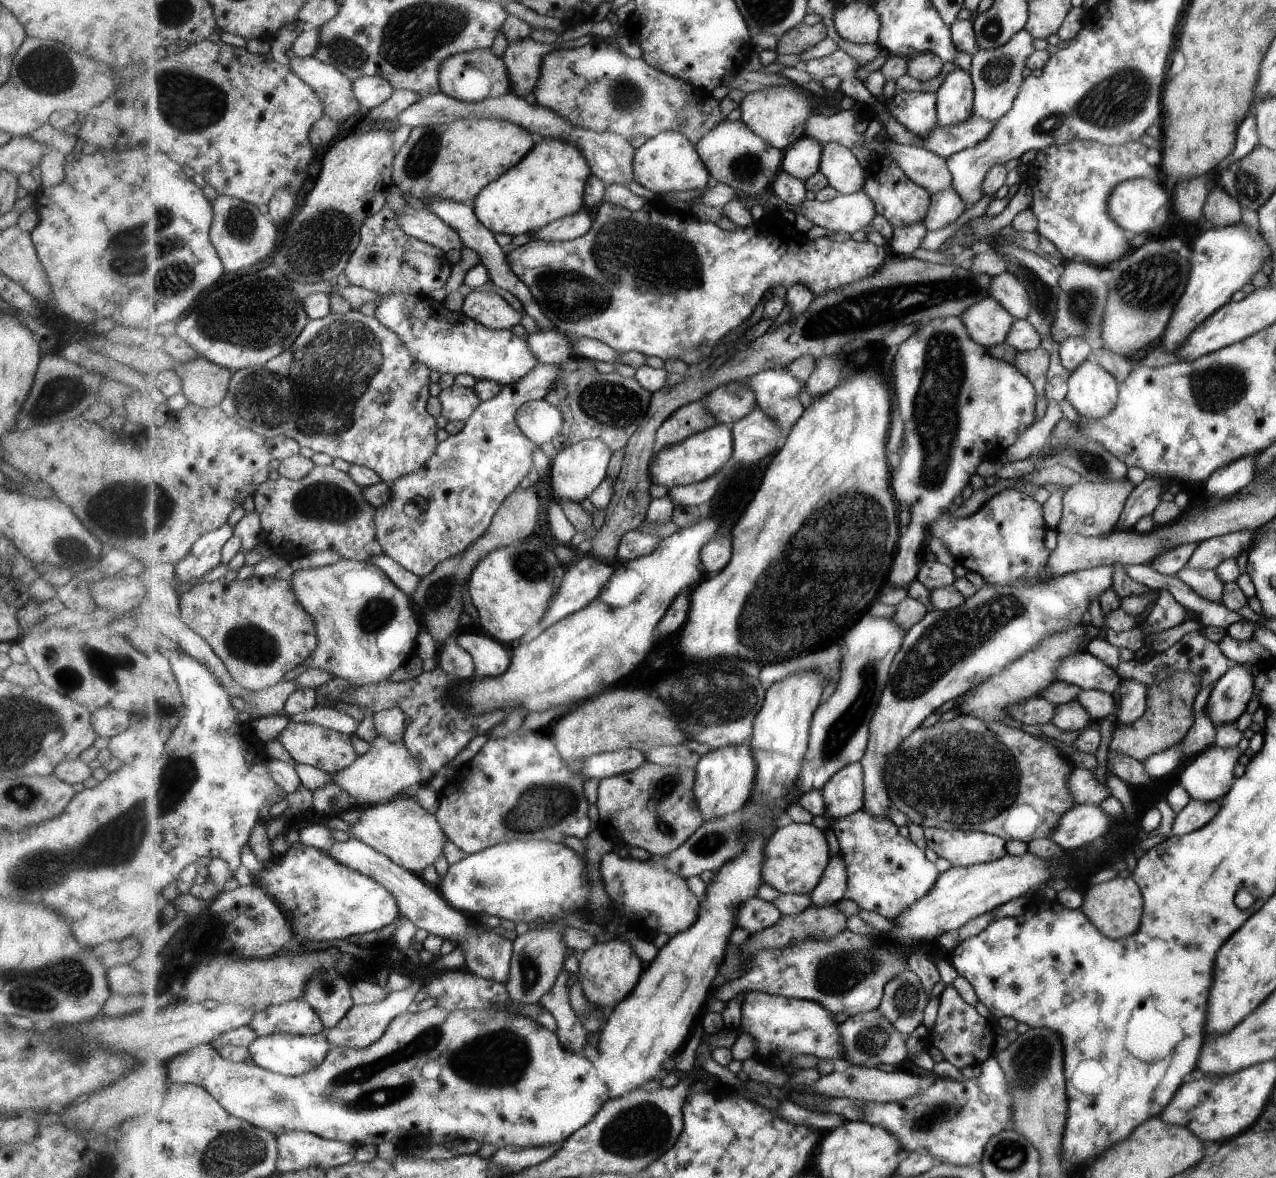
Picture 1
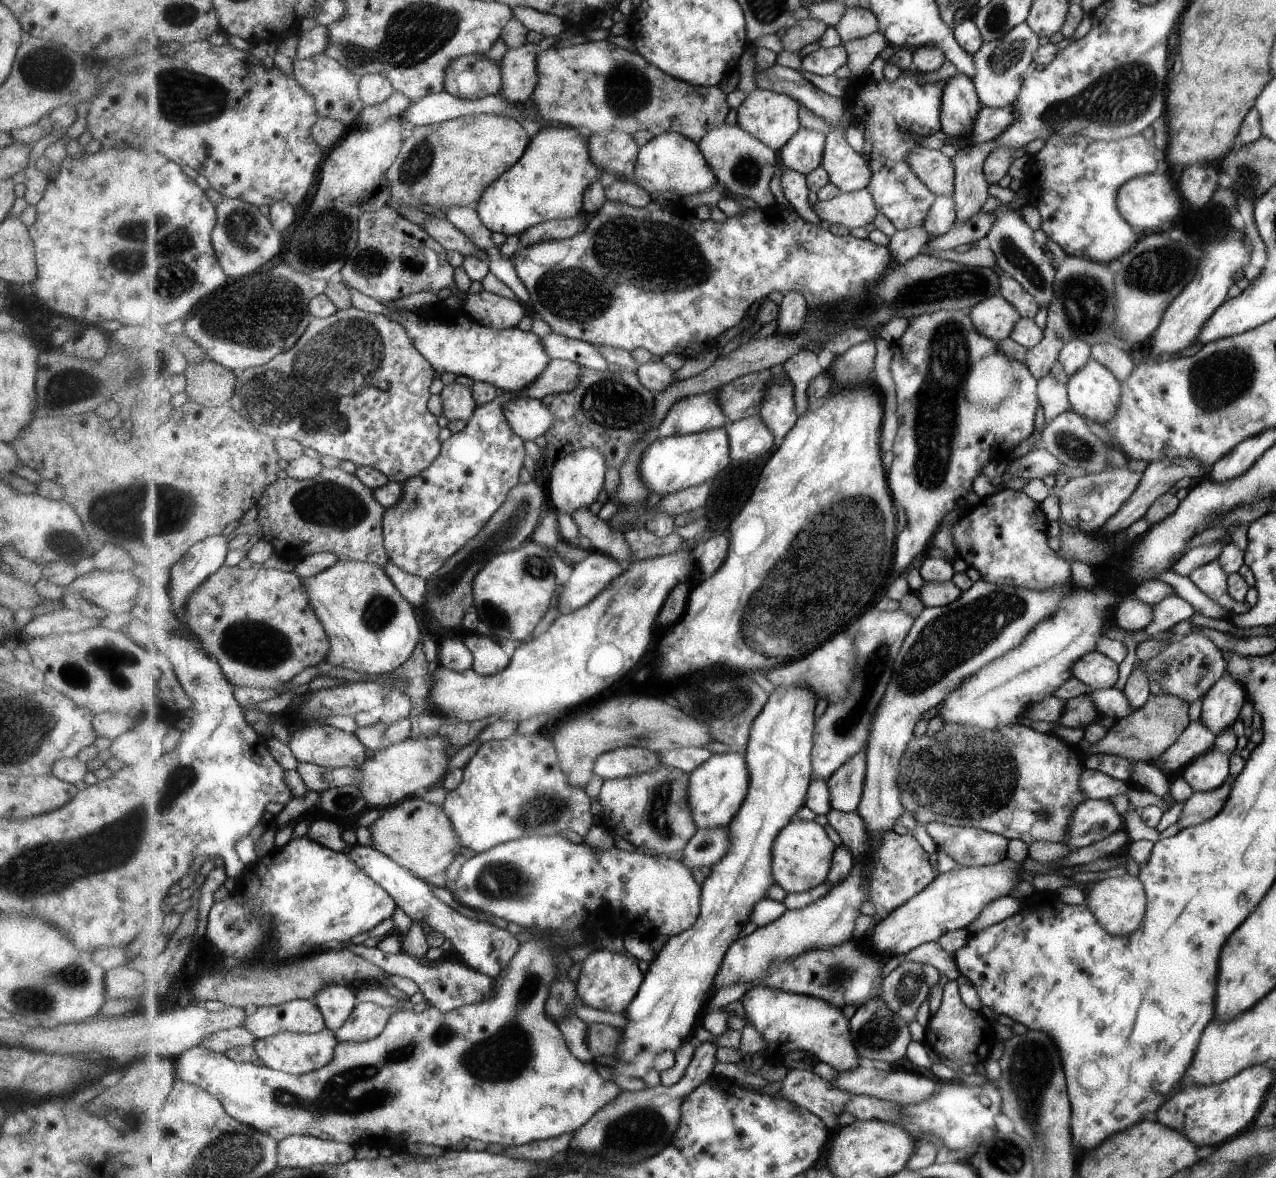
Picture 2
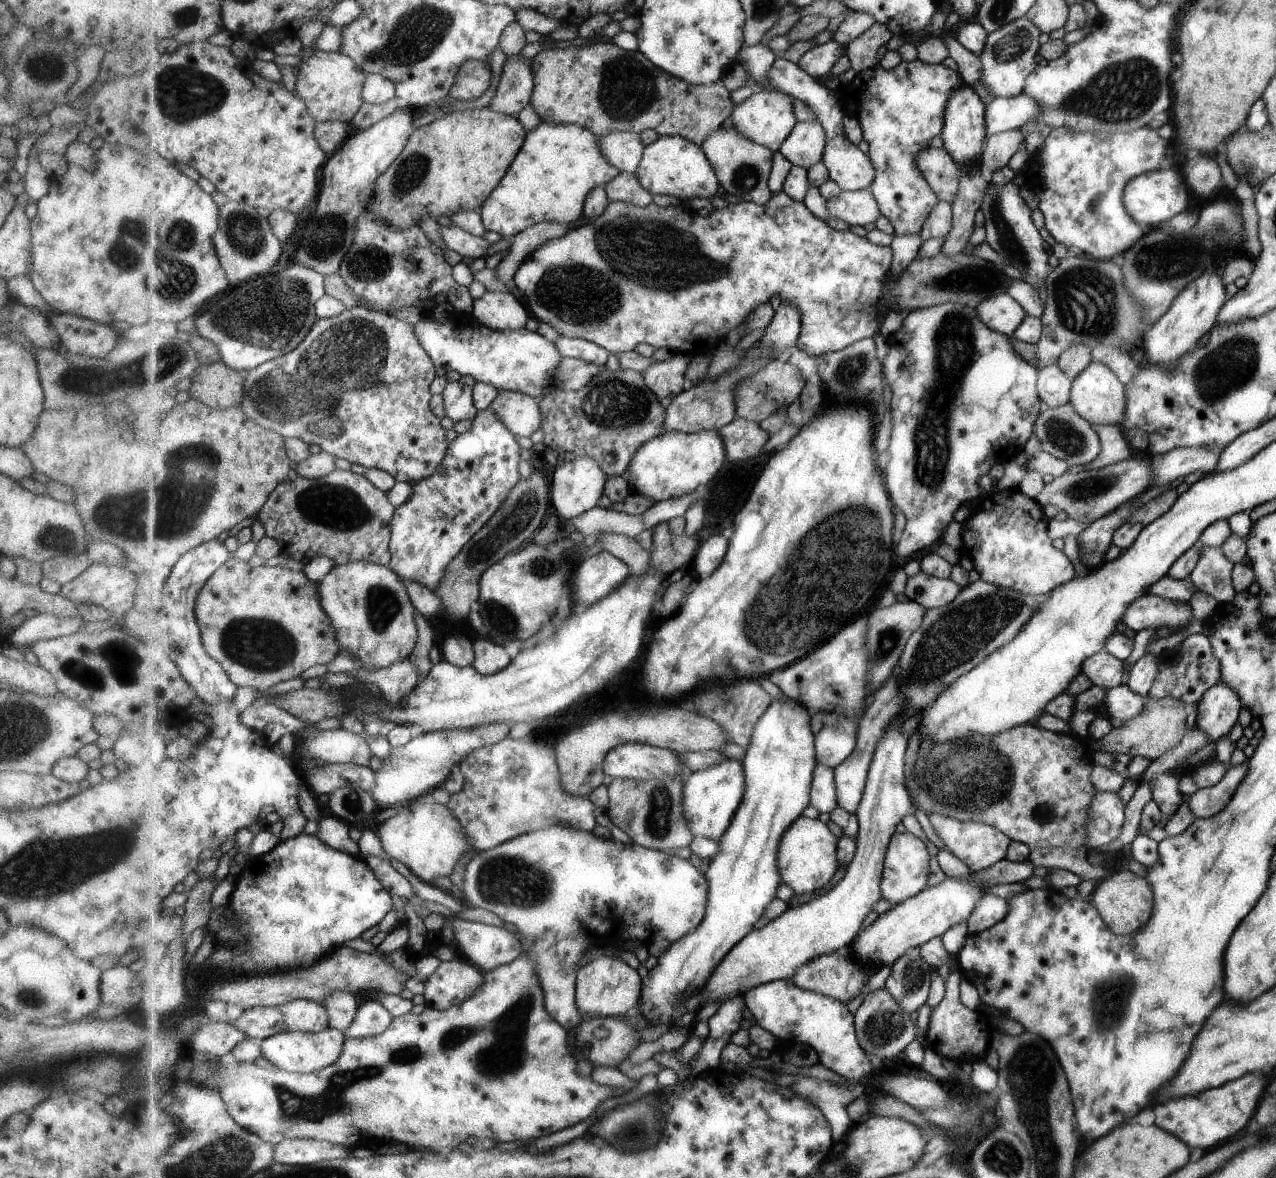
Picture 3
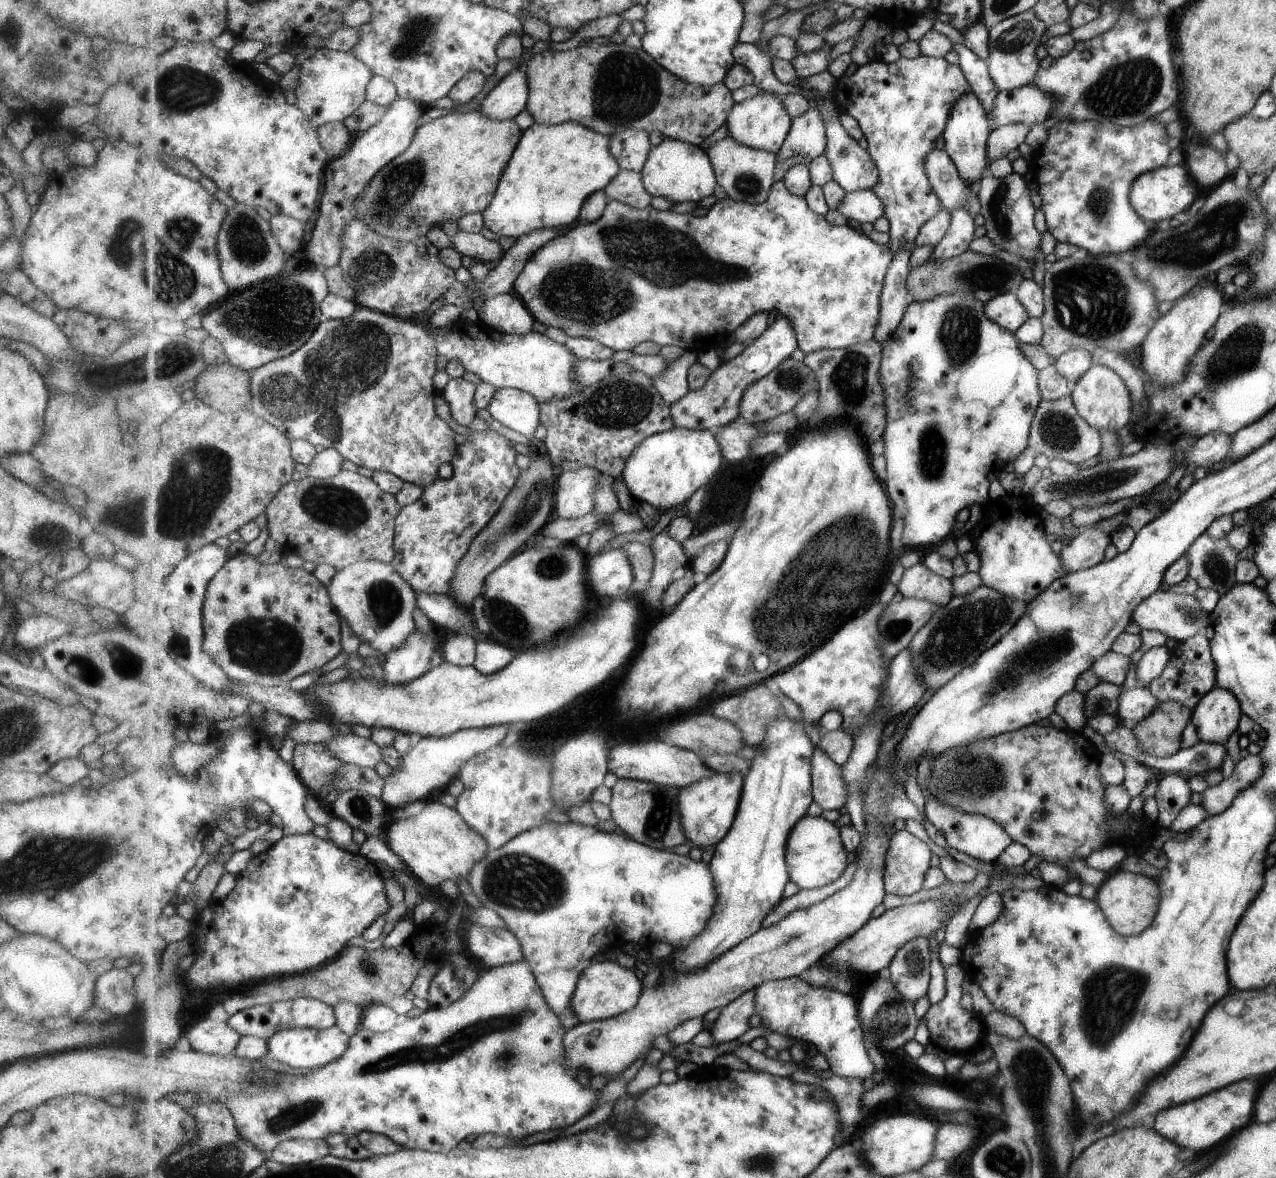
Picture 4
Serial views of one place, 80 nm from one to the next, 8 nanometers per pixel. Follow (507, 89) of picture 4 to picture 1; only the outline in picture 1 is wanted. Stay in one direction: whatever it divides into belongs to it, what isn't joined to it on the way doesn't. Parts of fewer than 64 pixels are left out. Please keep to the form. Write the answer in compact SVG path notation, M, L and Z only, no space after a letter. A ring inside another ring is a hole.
M531 38L511 42L503 60L511 74L512 93L531 98L542 76L543 60L556 50L555 45L539 43Z

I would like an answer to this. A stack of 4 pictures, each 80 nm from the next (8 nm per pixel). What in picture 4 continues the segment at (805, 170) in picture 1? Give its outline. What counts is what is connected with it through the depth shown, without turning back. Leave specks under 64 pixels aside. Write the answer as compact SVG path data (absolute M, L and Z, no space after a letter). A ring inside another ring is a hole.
M810 99L808 111L794 118L789 136L777 154L777 164L797 154L813 160L826 152L827 145L828 134L822 110L815 99Z

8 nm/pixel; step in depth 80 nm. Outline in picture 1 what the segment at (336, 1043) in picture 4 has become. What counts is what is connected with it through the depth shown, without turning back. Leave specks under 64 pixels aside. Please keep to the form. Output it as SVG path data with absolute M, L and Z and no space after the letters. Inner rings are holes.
M321 1032L317 1036L299 1036L289 1033L276 1033L270 1036L258 1037L251 1046L249 1046L250 1061L258 1066L283 1074L283 1076L303 1075L315 1068L318 1068L332 1050L331 1042L327 1040L326 1032Z

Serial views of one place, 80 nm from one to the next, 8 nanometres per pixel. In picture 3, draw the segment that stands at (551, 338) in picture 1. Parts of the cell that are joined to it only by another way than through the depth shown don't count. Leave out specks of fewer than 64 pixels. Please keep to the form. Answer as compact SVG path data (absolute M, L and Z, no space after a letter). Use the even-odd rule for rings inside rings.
M560 335L554 343L559 347L559 352L565 358L583 359L598 365L607 364L607 360L609 360L609 356L612 354L610 350L585 339L563 337Z

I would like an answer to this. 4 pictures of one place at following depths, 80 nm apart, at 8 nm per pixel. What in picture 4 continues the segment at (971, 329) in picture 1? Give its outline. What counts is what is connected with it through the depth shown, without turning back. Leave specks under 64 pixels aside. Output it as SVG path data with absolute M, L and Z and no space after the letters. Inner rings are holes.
M1001 293L989 299L983 305L983 310L989 320L995 321L1001 328L1012 333L1029 318L1026 307L1014 293Z

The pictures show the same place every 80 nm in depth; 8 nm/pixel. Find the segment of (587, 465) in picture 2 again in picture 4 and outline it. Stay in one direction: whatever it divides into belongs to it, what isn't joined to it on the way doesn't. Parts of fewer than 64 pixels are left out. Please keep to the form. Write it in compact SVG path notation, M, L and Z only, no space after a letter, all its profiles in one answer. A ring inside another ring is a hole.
M597 469L558 472L556 516L578 519L593 510L593 490L597 486Z

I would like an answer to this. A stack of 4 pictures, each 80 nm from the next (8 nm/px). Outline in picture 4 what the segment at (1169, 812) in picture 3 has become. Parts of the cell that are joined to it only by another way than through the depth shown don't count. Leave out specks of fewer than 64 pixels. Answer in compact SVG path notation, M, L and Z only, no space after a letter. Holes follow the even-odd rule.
M1160 773L1154 789L1153 797L1158 806L1158 816L1155 822L1167 833L1168 826L1173 819L1190 802L1192 792L1187 779L1176 773Z

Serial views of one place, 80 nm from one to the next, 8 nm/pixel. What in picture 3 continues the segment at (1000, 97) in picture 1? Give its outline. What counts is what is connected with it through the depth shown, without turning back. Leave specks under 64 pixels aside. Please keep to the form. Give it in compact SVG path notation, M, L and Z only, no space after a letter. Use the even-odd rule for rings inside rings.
M1026 15L1005 23L987 35L986 44L979 56L982 64L982 83L993 97L1012 97L1022 92L1025 79L1031 71L1038 67L1035 64L1035 54L1038 54L1039 42L1037 37L1040 30L1029 20Z

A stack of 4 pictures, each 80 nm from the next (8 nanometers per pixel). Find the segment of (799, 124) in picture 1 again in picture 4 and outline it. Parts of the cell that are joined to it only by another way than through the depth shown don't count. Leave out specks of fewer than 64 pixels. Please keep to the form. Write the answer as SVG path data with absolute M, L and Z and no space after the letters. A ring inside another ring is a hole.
M762 92L753 98L737 103L732 108L730 118L726 122L729 134L741 144L777 155L782 150L783 143L786 142L794 122L782 98L782 95Z

